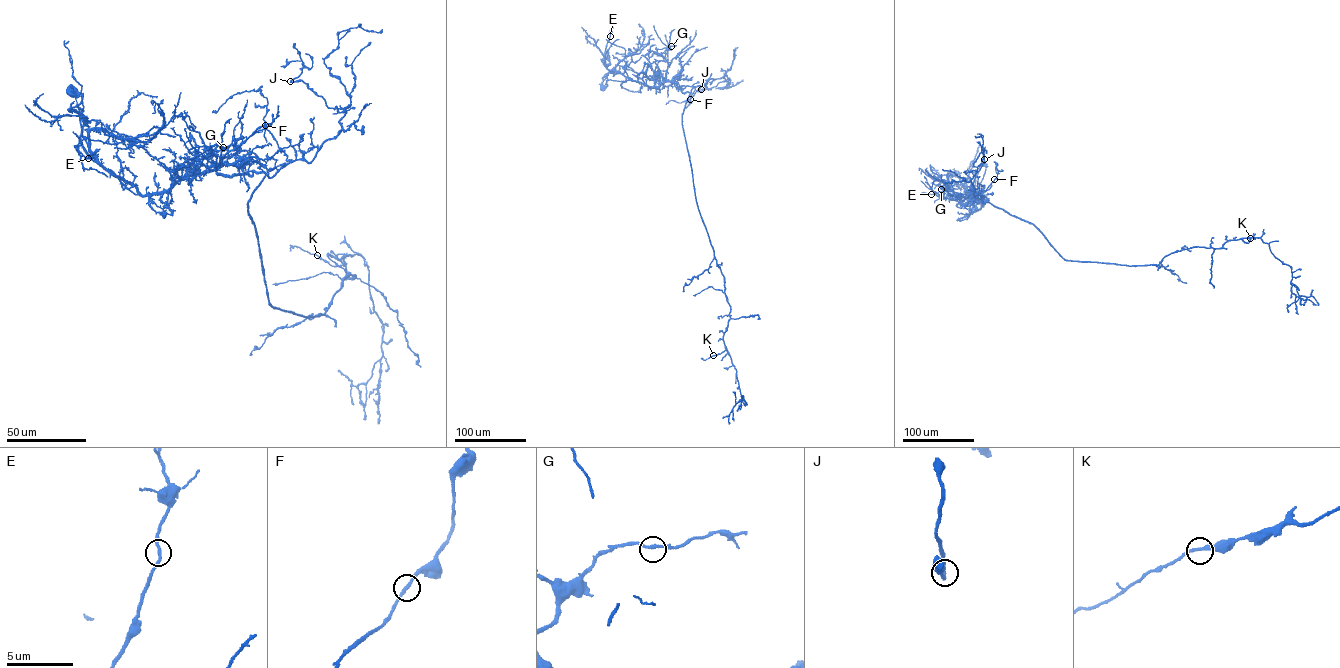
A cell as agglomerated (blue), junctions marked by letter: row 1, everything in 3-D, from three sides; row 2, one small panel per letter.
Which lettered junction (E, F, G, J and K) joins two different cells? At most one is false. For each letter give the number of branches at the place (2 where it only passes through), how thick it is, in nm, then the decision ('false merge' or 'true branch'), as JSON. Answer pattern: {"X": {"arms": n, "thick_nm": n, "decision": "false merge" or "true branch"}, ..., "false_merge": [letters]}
{"E": {"arms": 2, "thick_nm": 240, "decision": "true branch"}, "F": {"arms": 2, "thick_nm": 260, "decision": "true branch"}, "G": {"arms": 2, "thick_nm": 240, "decision": "true branch"}, "J": {"arms": 2, "thick_nm": 240, "decision": "true branch"}, "K": {"arms": 2, "thick_nm": 220, "decision": "true branch"}, "false_merge": []}

